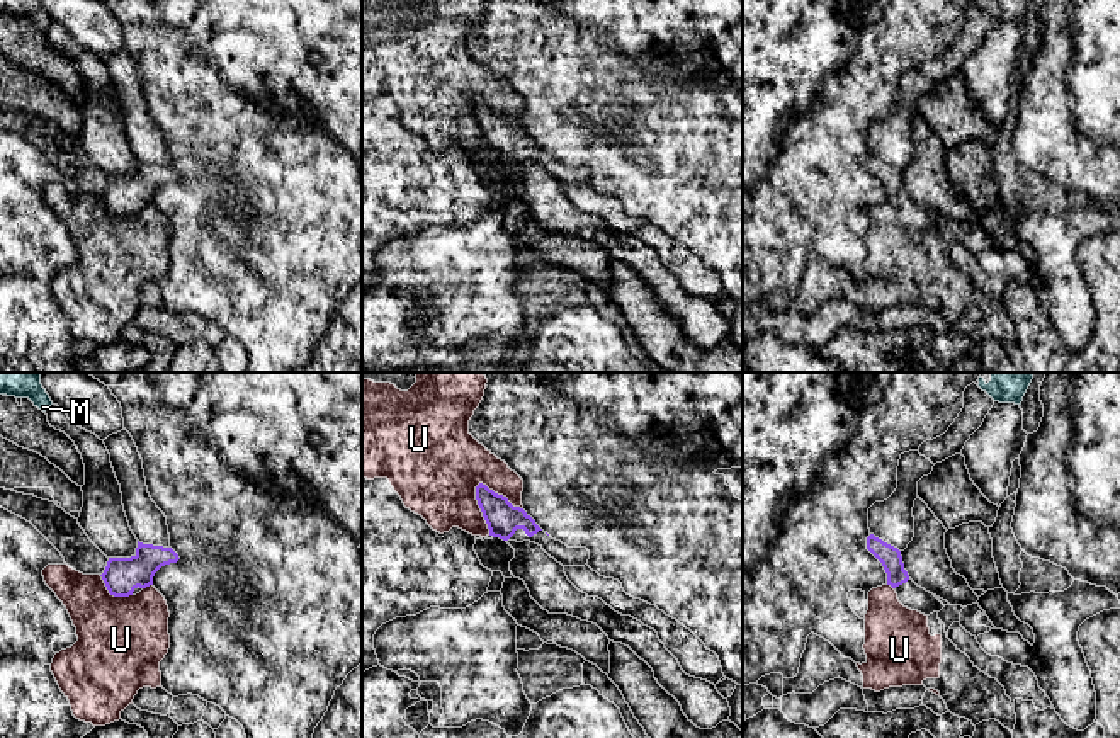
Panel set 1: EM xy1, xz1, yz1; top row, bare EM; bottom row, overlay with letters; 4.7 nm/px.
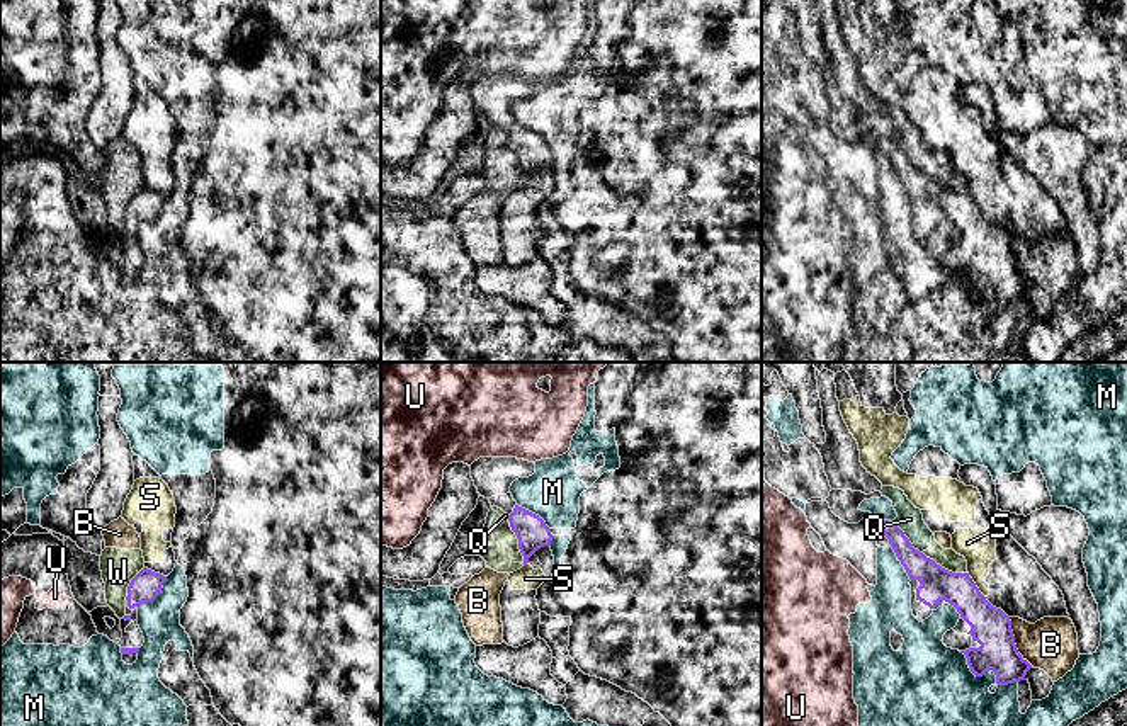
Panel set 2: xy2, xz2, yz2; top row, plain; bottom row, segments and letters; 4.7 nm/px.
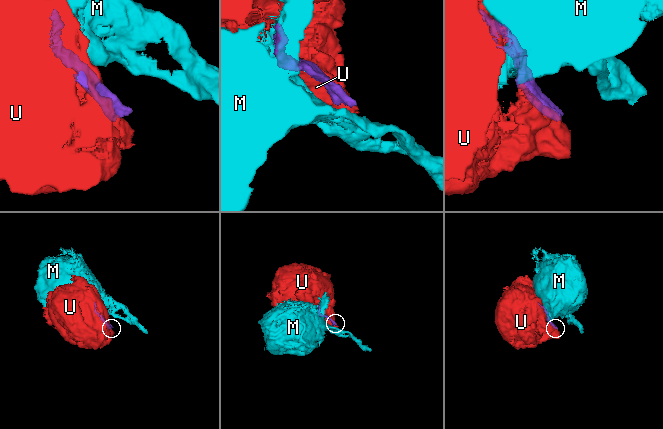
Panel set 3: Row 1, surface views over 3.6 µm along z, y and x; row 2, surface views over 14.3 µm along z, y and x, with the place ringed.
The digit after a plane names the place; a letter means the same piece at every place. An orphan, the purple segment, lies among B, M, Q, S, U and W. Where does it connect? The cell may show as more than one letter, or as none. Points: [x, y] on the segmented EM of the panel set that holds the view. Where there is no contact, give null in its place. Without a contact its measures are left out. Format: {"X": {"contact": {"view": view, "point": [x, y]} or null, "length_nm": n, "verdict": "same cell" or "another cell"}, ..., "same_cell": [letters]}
{"B": {"contact": {"view": "yz2", "point": [1013, 641]}, "length_nm": 260, "verdict": "another cell"}, "M": {"contact": {"view": "yz2", "point": [988, 669]}, "length_nm": 320, "verdict": "another cell"}, "Q": {"contact": {"view": "yz2", "point": [906, 538]}, "length_nm": 220, "verdict": "another cell"}, "S": {"contact": {"view": "yz2", "point": [974, 585]}, "length_nm": 150, "verdict": "another cell"}, "U": {"contact": {"view": "xz1", "point": [497, 493]}, "length_nm": 260, "verdict": "another cell"}, "W": {"contact": {"view": "xz2", "point": [519, 543]}, "length_nm": 240, "verdict": "another cell"}, "same_cell": []}

